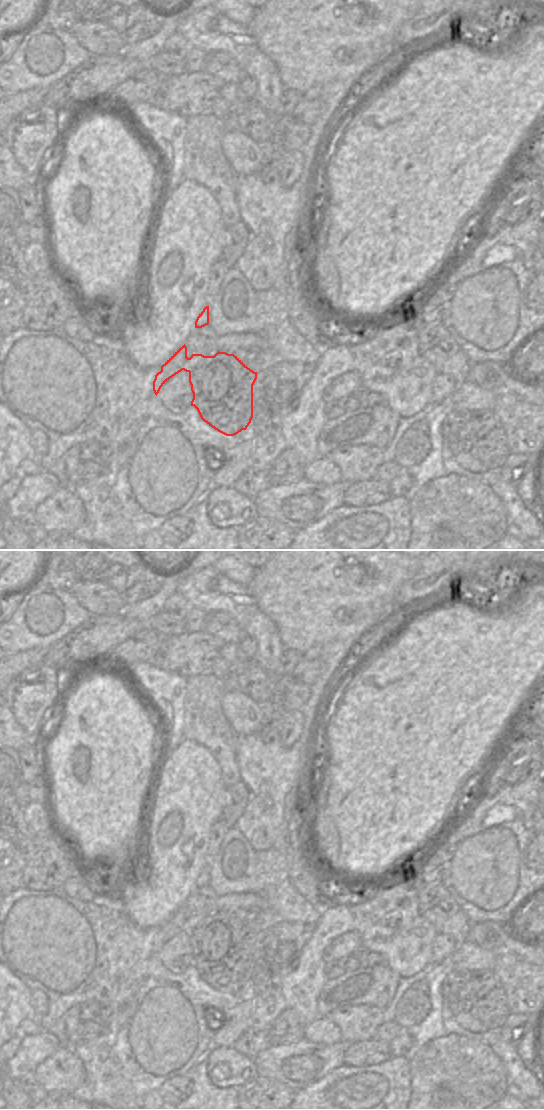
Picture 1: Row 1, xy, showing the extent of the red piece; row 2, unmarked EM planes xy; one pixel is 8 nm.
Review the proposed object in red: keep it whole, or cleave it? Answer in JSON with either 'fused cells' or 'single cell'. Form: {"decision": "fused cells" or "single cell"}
{"decision": "fused cells"}

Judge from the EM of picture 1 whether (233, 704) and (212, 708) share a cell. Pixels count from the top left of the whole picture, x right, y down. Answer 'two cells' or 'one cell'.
two cells

